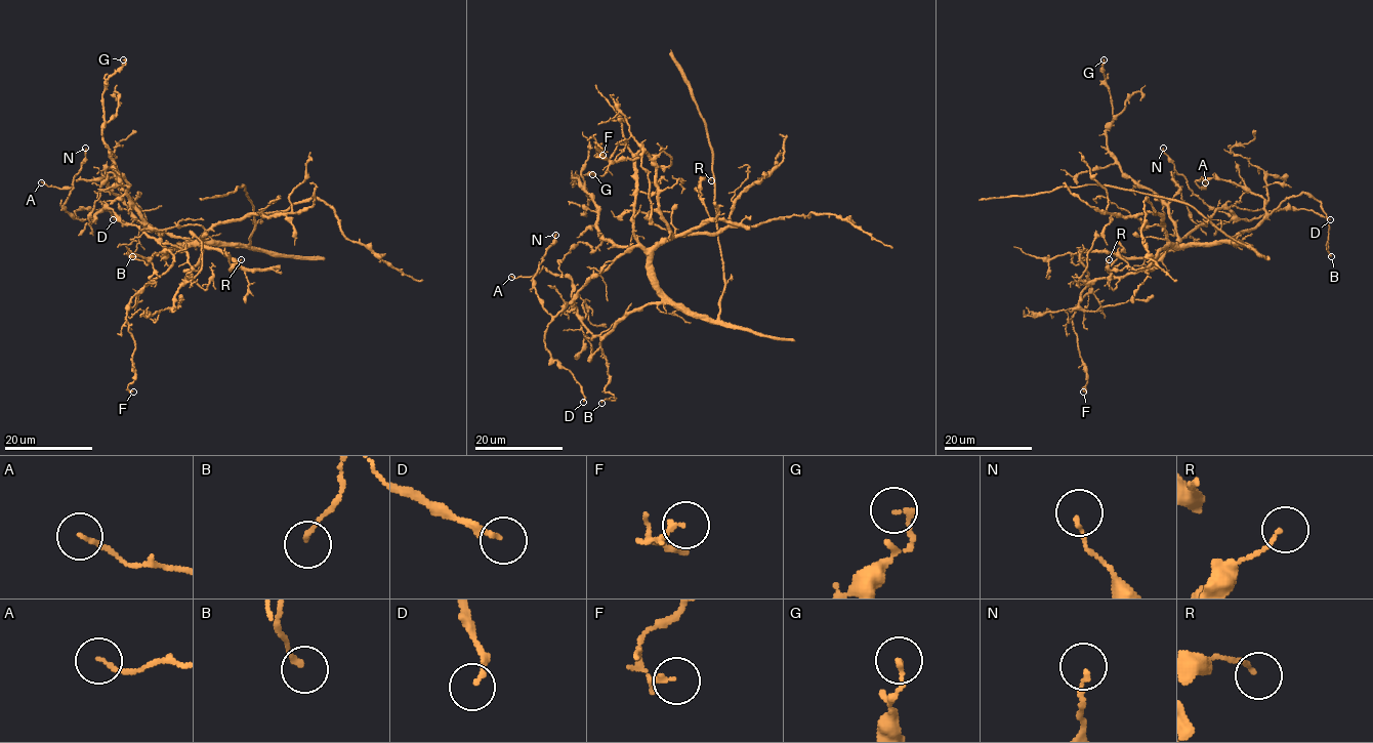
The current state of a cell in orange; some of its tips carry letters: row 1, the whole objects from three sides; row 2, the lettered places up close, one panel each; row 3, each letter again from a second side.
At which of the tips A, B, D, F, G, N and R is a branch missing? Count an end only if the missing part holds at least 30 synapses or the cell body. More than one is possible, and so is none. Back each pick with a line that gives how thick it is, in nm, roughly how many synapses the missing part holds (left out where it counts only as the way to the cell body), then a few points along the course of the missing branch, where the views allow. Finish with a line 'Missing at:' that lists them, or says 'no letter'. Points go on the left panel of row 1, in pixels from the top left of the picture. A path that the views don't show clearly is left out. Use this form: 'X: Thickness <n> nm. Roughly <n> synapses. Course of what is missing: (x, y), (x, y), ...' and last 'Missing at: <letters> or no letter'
Missing at: no letter

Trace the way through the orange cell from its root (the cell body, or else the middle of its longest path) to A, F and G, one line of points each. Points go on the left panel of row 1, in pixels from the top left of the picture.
A: (198, 242), (150, 231), (101, 177), (74, 179), (69, 188), (61, 189), (41, 182)
F: (198, 242), (177, 244), (164, 257), (166, 251), (174, 261), (131, 299), (133, 391)
G: (198, 242), (170, 248), (163, 244), (128, 199), (127, 182), (103, 139), (105, 84), (125, 64), (123, 59)

